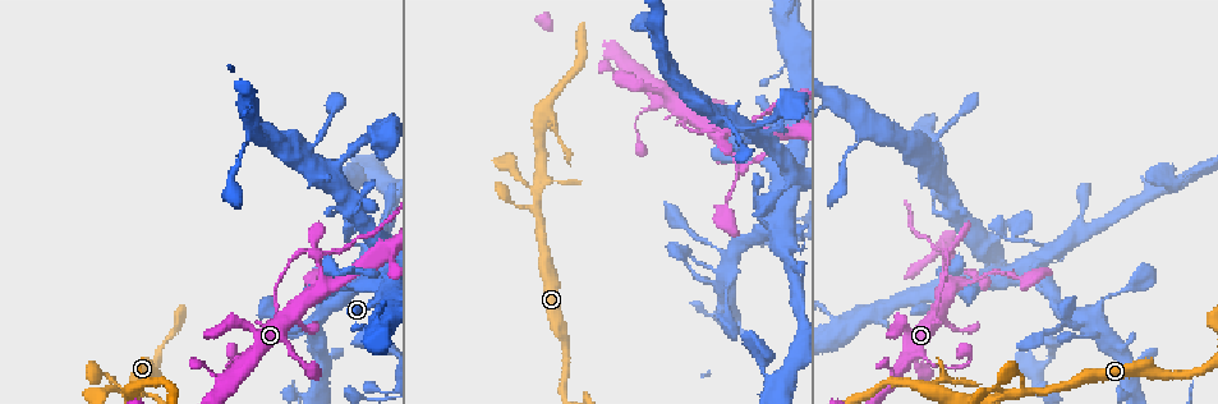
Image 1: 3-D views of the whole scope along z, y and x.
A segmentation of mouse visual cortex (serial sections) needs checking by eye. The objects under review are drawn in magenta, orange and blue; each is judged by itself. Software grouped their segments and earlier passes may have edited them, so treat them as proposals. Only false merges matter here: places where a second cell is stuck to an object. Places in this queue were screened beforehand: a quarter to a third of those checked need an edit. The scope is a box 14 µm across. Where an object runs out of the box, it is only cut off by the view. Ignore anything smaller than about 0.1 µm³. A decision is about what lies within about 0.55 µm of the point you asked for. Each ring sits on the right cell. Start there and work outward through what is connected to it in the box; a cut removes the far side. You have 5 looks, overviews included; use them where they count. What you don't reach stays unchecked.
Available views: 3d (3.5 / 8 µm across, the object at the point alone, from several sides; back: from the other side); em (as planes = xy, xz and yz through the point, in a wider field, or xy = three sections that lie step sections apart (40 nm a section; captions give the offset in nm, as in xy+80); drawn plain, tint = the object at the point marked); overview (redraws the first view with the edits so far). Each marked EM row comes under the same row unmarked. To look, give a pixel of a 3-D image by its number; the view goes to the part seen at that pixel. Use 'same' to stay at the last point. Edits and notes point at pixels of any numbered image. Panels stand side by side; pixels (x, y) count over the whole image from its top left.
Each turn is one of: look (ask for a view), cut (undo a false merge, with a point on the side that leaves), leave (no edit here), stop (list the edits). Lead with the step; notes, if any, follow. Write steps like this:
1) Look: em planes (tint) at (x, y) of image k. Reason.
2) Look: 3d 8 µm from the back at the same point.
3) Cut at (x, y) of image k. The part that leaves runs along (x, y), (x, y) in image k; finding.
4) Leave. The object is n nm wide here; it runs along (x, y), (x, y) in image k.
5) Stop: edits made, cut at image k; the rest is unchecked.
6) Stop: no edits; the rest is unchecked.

Look: 3d 3.5 µm at (943, 255) of image 1. Abrupt turn.

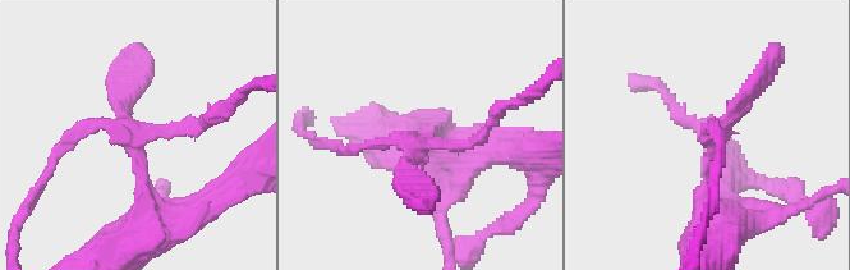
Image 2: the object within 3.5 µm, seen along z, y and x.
Look: em xy step 5 (tint) at (431, 143) of image 2.

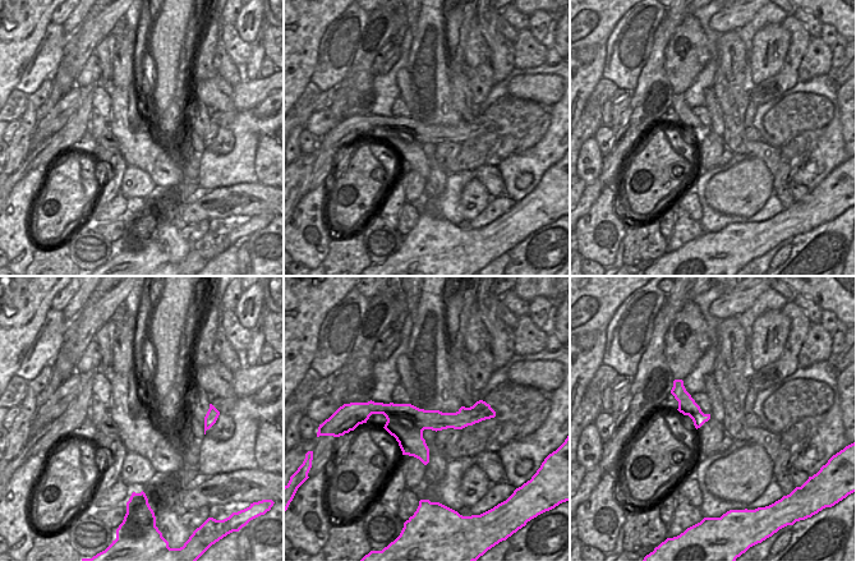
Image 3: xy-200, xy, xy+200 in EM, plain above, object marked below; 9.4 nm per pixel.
Leave. It runs along (373, 407), (403, 419), (482, 412) in image 3; all the same cell.

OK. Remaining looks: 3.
Look: 3d 3.5 µm at (848, 152) of image 1. Thin neck.

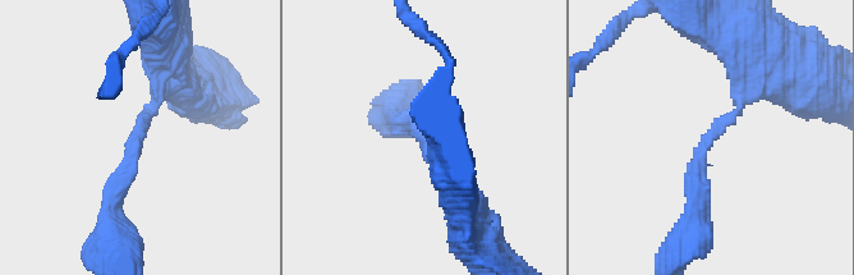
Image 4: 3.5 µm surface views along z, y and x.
Look: em planes (tint) at (711, 140) of image 4. The arms are 200, 250 nm wide.

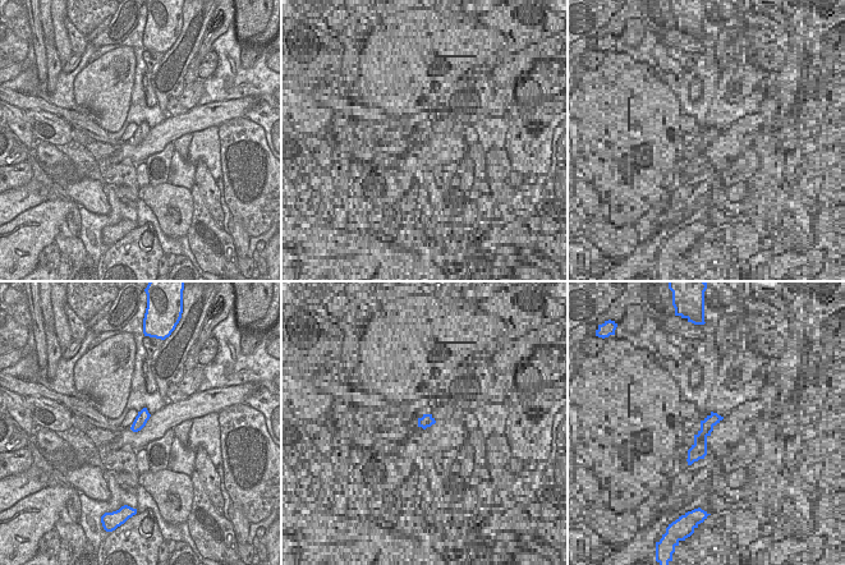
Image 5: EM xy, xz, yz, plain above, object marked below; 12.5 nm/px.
Leave. It runs along (761, 87), (705, 142), (698, 216) in image 4; one cell here.

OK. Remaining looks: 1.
Stop: no edits; the rest is unchecked.

